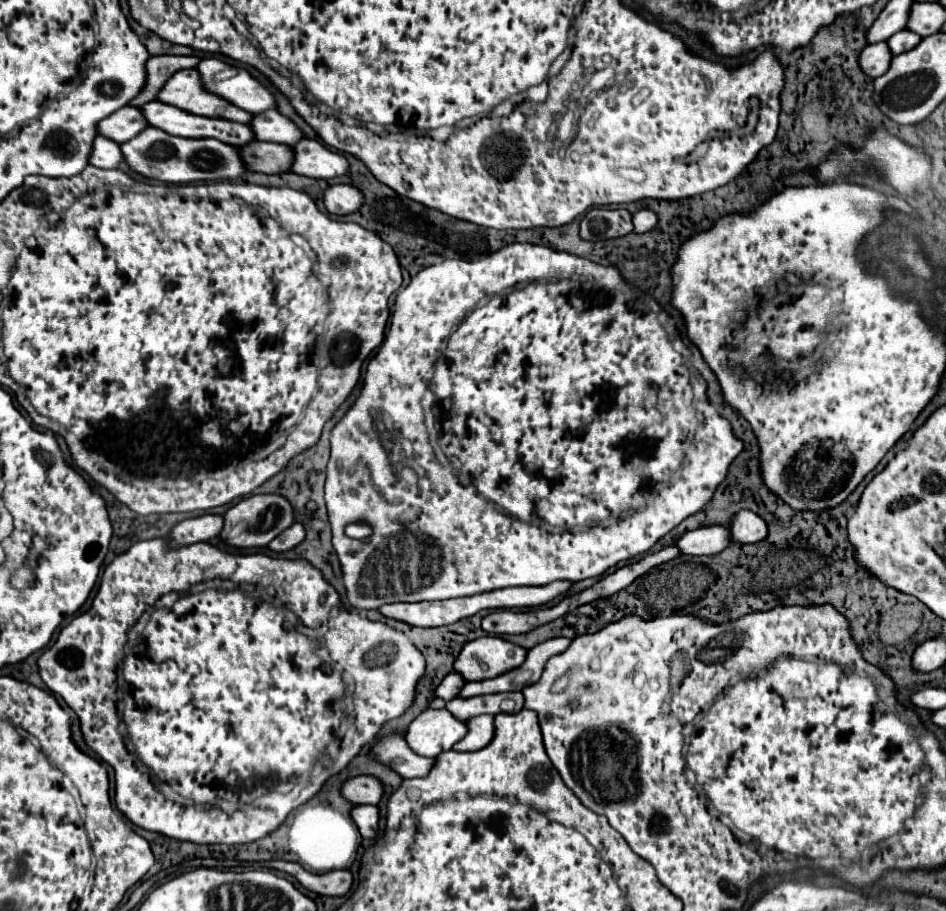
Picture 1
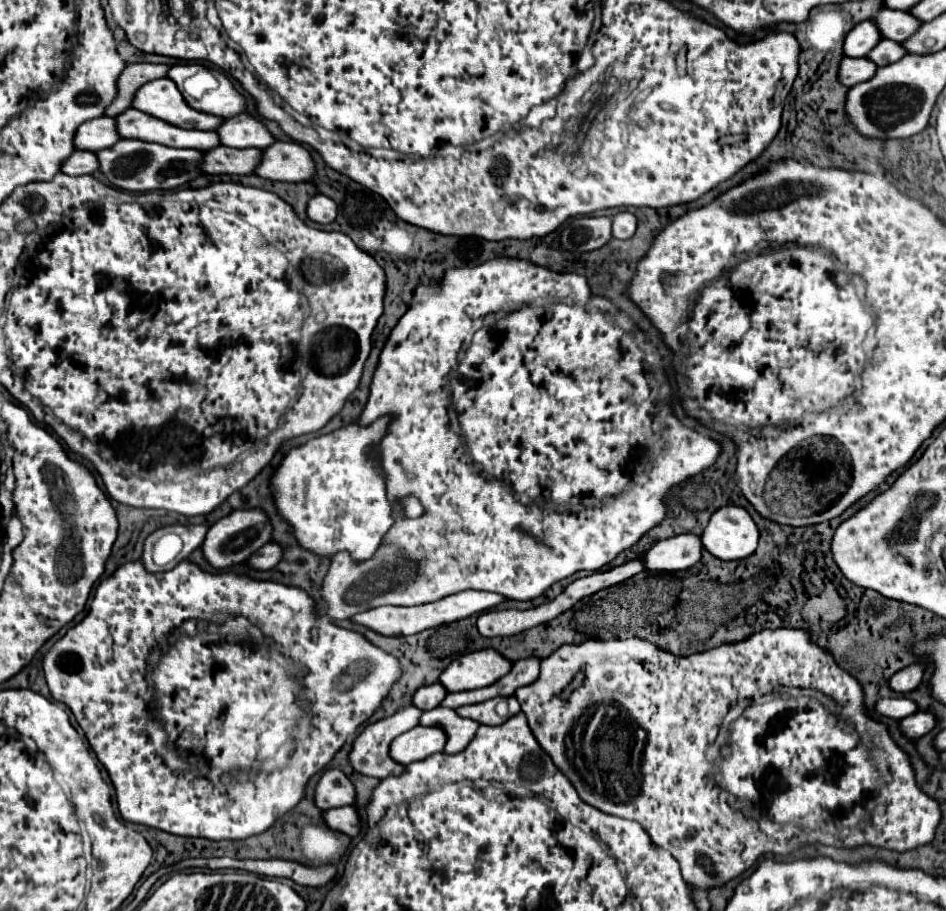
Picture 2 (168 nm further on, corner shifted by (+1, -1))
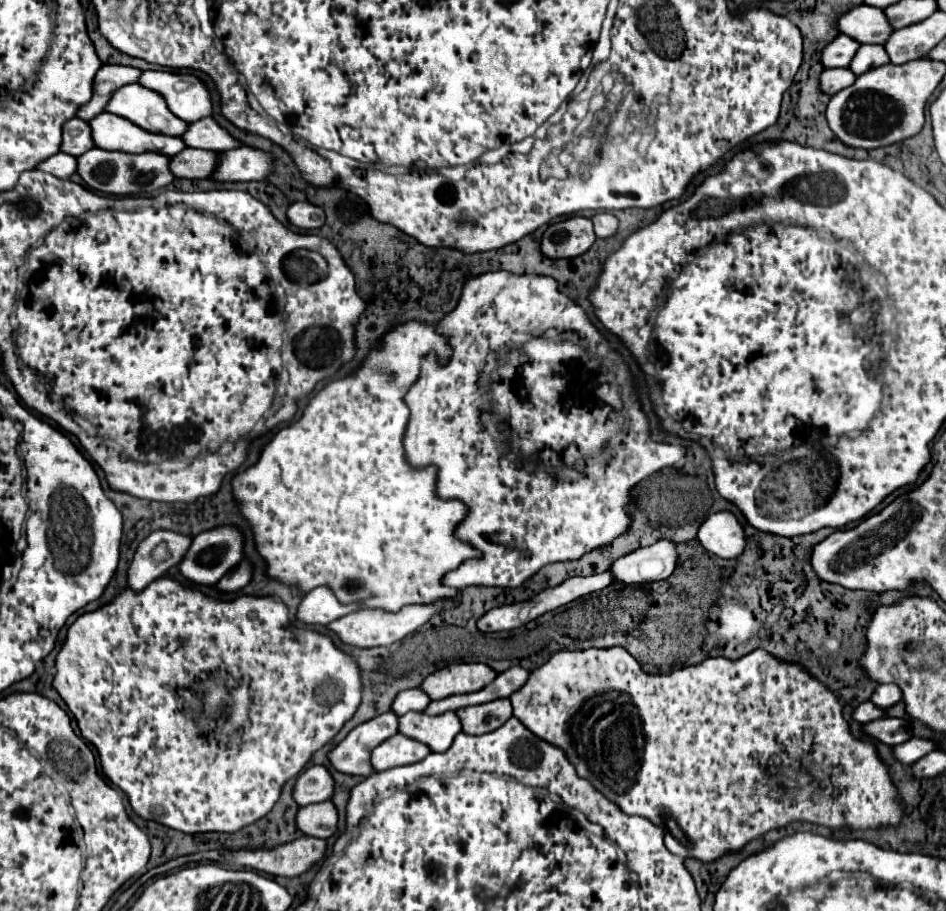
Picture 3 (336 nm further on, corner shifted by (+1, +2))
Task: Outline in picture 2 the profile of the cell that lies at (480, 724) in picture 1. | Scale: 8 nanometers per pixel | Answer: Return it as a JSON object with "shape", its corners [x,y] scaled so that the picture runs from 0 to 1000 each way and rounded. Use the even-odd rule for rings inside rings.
{"shape":[[[459,777],[459,779],[452,779],[452,782],[446,782],[442,795],[448,795],[448,797],[465,797],[471,806],[474,806],[474,817],[469,821],[471,828],[482,828],[482,825],[488,825],[497,812],[501,810],[503,801],[505,801],[505,793],[501,790],[495,790],[495,788],[486,788],[480,779],[476,777]]]}

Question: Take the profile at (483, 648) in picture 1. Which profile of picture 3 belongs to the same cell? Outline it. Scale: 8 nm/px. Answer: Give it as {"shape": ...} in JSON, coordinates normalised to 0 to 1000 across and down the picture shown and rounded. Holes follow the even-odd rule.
{"shape":[[[476,728],[448,745],[444,752],[455,767],[507,759],[524,745],[524,737],[512,728]]]}

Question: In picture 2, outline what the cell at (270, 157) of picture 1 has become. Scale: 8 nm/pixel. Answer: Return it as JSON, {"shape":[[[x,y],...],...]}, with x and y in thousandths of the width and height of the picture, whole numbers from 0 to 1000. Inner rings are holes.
{"shape":[[[228,160],[216,167],[216,178],[211,182],[214,191],[266,191],[275,178],[275,165],[249,165],[241,160]]]}

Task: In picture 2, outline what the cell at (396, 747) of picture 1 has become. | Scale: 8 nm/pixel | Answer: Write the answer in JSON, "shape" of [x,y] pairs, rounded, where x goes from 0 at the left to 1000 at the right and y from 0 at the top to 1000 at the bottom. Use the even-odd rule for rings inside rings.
{"shape":[[[431,775],[427,779],[421,779],[419,784],[410,786],[410,788],[404,788],[395,795],[389,795],[372,814],[372,823],[368,828],[368,834],[370,834],[370,841],[385,850],[385,852],[395,852],[395,854],[408,854],[408,852],[421,852],[427,847],[427,841],[421,839],[421,836],[414,836],[414,832],[410,830],[410,821],[412,821],[412,814],[416,812],[423,806],[438,799],[442,796],[442,788],[444,788],[444,779],[438,777],[438,775]]]}

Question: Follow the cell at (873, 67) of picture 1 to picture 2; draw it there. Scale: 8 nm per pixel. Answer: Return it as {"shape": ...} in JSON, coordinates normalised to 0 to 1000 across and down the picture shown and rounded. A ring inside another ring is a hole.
{"shape":[[[890,64],[886,86],[890,94],[901,97],[903,92],[920,88],[924,79],[926,79],[926,70],[922,70],[918,64]]]}

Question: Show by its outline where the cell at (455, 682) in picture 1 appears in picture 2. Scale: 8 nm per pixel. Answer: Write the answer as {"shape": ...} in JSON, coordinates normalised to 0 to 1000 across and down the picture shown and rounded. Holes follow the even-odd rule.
{"shape":[[[455,751],[455,753],[446,753],[444,757],[440,757],[440,762],[436,764],[436,773],[442,779],[457,779],[461,775],[465,775],[465,771],[469,768],[471,757],[467,751]]]}

